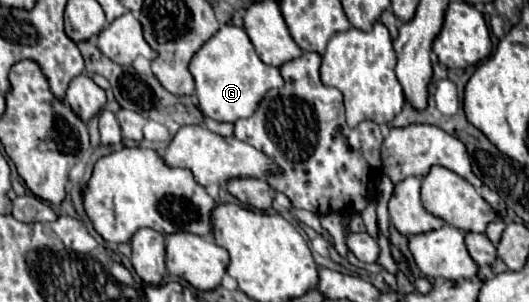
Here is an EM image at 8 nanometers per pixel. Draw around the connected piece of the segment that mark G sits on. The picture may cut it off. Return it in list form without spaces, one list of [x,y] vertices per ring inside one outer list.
[[[233,24],[221,26],[219,32],[197,50],[197,54],[191,58],[189,72],[195,80],[199,110],[215,122],[235,122],[239,118],[249,118],[267,90],[283,86],[279,68],[263,64],[247,32]]]

